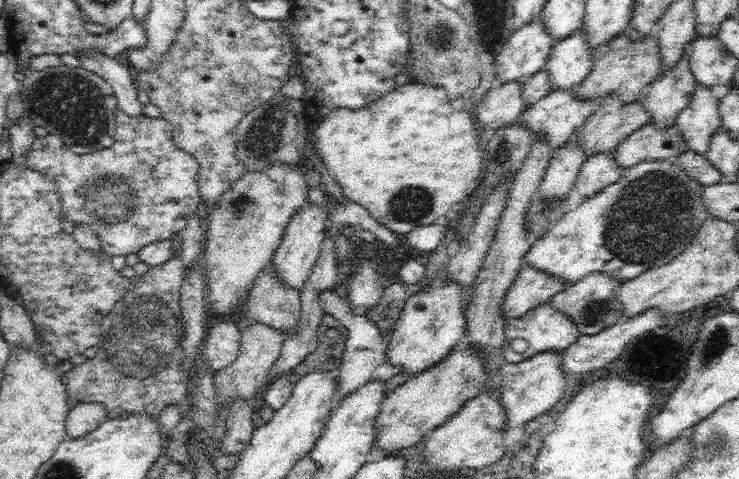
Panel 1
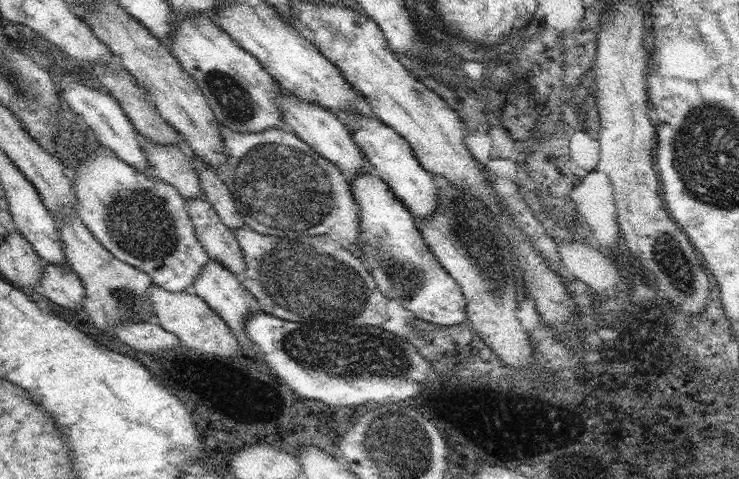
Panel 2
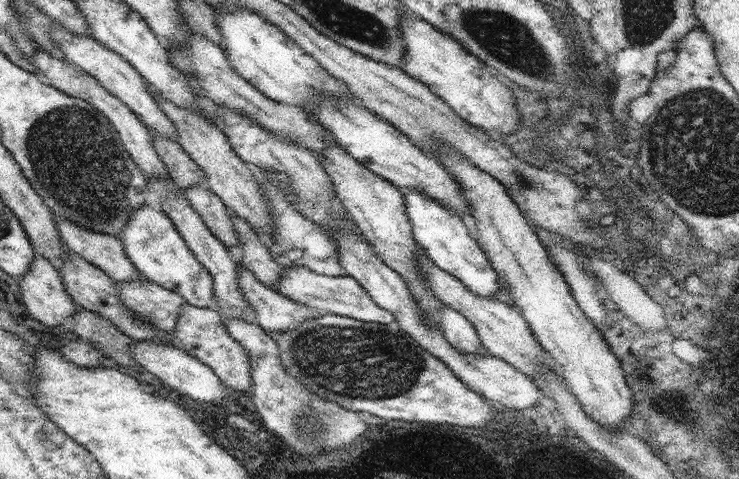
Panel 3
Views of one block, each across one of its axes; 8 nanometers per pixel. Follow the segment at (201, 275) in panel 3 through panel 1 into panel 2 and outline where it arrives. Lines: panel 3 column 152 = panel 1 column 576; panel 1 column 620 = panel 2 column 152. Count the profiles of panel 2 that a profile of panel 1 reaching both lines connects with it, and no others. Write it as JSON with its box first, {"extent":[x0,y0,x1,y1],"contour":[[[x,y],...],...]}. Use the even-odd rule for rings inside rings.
{"extent":[71,145,210,292],"contour":[[[102,145],[94,148],[75,172],[76,176],[71,177],[76,195],[75,211],[103,248],[115,258],[148,273],[153,283],[168,292],[192,290],[193,282],[210,258],[196,236],[186,199],[178,190],[157,177],[148,178],[144,171],[130,166]]]}

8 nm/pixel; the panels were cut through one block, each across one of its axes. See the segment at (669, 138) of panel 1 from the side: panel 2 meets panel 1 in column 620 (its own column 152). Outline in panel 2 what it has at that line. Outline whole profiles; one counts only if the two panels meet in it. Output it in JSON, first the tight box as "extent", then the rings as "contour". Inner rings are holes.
{"extent":[143,140,203,200],"contour":[[[143,140],[143,148],[148,164],[153,167],[153,172],[158,179],[164,180],[172,188],[176,188],[186,200],[203,196],[196,167],[193,165],[188,151],[182,151],[179,146],[160,146],[160,144],[152,144],[145,140]]]}

